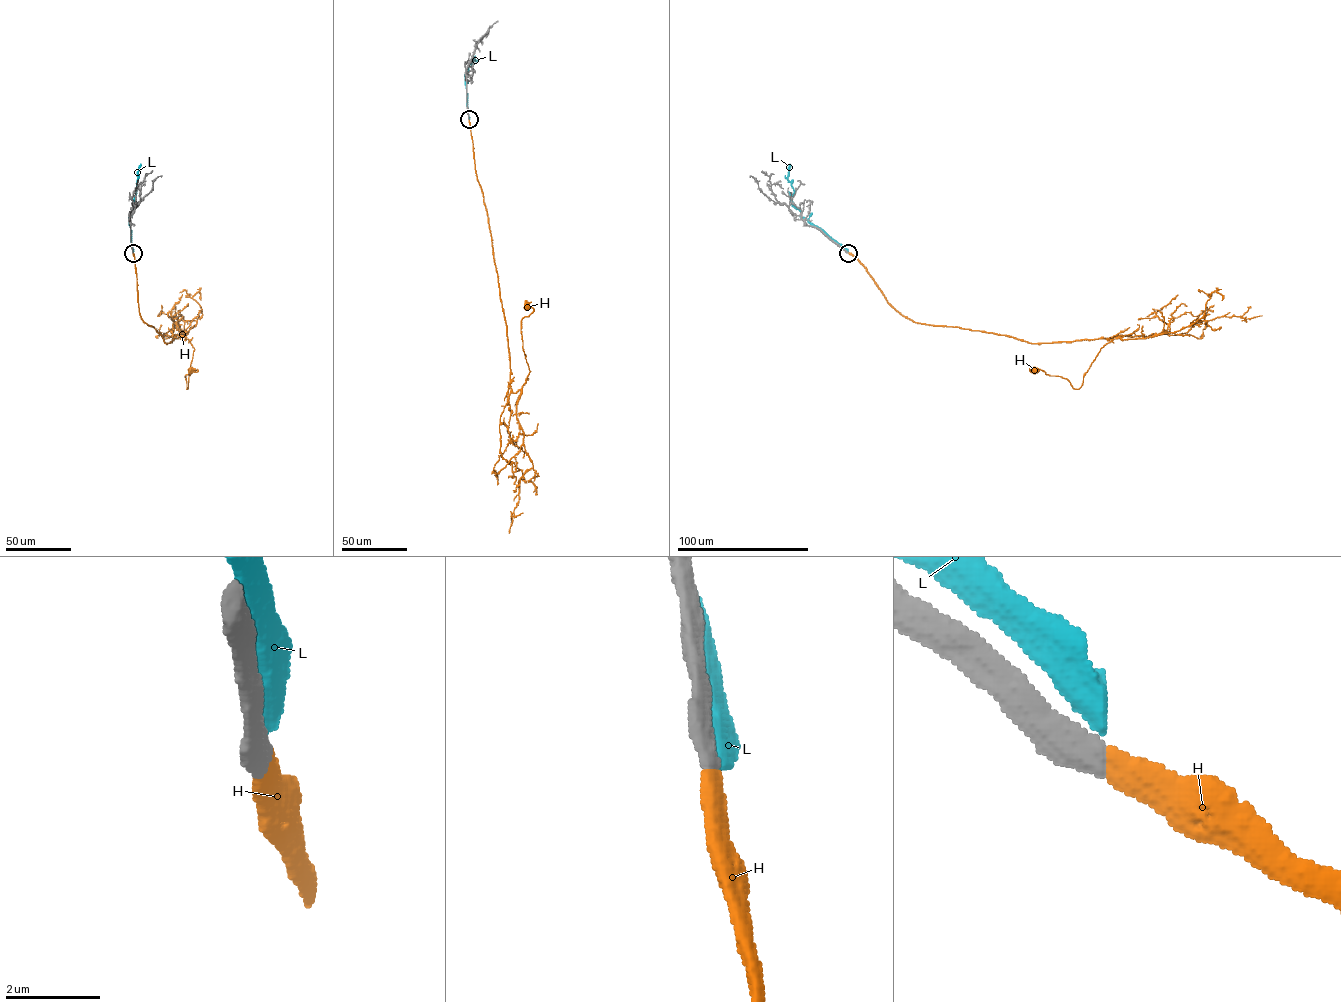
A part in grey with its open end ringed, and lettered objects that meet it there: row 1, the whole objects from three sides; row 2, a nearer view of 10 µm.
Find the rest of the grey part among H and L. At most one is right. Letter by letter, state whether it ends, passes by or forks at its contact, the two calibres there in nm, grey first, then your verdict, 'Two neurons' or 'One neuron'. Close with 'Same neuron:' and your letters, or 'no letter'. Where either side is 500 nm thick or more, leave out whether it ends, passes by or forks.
H: Thickness 500 nm (grey) against 500 nm. One neuron
L: Thickness 600 nm (grey) against 500 nm. Two neurons
Same neuron: H

